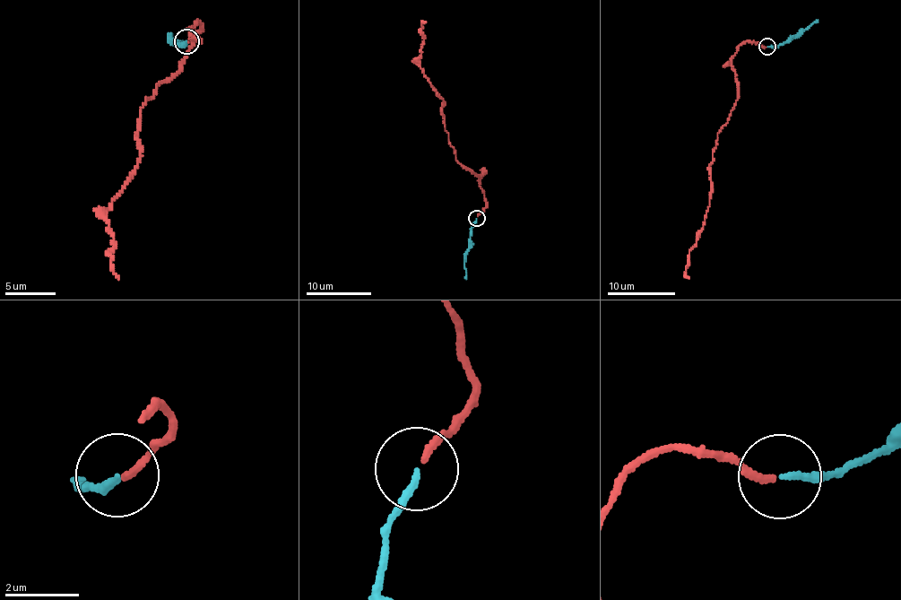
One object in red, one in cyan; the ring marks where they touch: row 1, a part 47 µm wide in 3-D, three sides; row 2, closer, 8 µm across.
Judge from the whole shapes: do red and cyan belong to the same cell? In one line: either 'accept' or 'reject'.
accept

